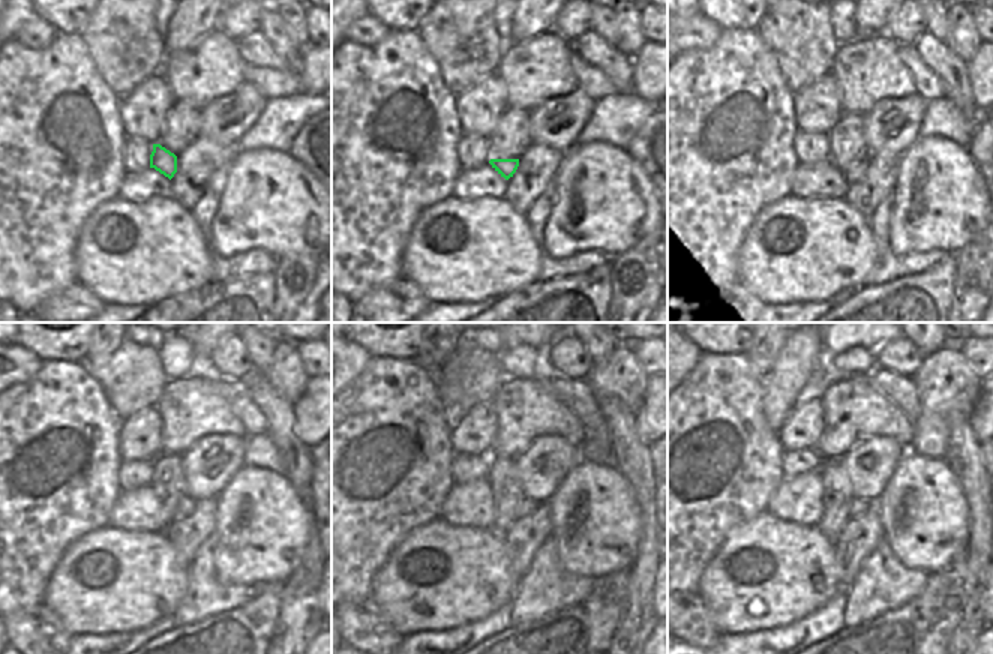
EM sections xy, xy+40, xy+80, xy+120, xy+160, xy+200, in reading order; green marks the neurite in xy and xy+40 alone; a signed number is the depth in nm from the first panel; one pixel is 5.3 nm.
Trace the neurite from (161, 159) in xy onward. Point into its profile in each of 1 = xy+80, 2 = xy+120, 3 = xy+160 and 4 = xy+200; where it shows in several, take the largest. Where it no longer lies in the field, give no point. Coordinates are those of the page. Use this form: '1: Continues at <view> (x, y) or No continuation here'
1: Continues at xy+80 (857, 170)
2: Continues at xy+120 (186, 506)
3: Continues at xy+160 (527, 506)
4: Continues at xy+200 (860, 506).

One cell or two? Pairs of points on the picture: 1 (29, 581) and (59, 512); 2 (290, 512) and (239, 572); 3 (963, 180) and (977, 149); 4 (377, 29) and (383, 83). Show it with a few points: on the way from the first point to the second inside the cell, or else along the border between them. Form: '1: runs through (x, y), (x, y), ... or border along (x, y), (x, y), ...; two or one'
1: runs through (36, 564), (38, 533), (42, 528); one
2: runs through (273, 528), (267, 534), (267, 549), (255, 555); one
3: border along (965, 147), (977, 167); two
4: border along (390, 30), (369, 47), (347, 42); two

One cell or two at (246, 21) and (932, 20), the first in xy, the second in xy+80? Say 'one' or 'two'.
two

